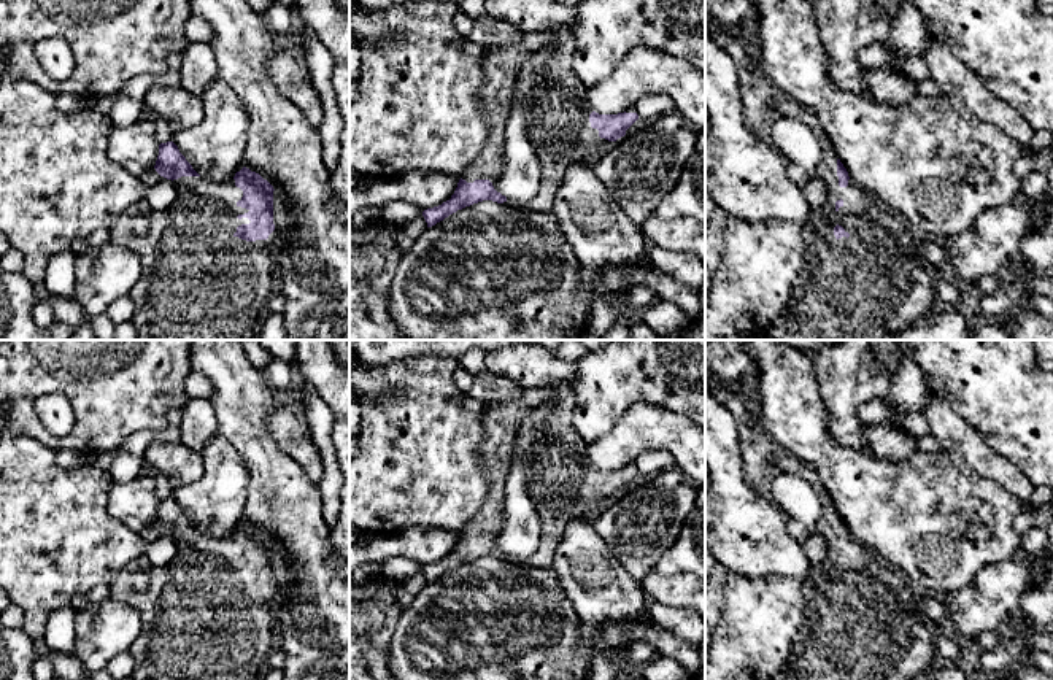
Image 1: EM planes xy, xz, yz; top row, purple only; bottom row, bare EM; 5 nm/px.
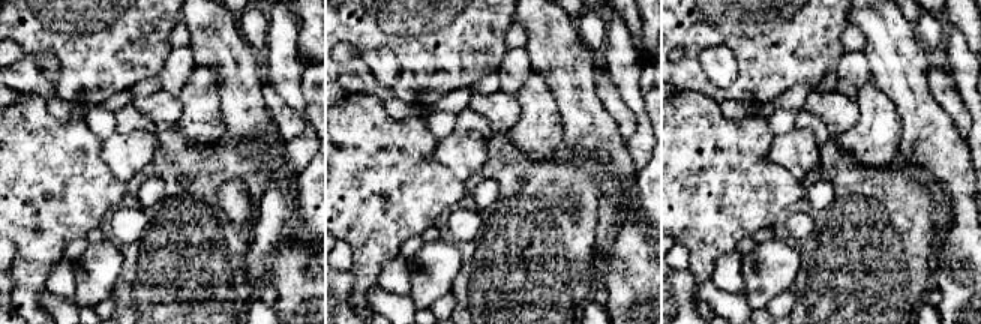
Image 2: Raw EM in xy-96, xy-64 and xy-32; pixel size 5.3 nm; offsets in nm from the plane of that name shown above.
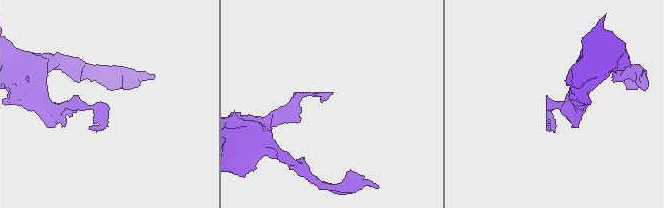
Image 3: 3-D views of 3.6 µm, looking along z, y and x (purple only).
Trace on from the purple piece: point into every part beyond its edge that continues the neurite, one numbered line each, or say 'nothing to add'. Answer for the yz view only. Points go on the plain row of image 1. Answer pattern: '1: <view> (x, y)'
1: yz (877, 631)

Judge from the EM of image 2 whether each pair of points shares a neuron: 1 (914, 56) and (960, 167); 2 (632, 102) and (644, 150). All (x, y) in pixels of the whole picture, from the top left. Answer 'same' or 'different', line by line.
1: same
2: same

